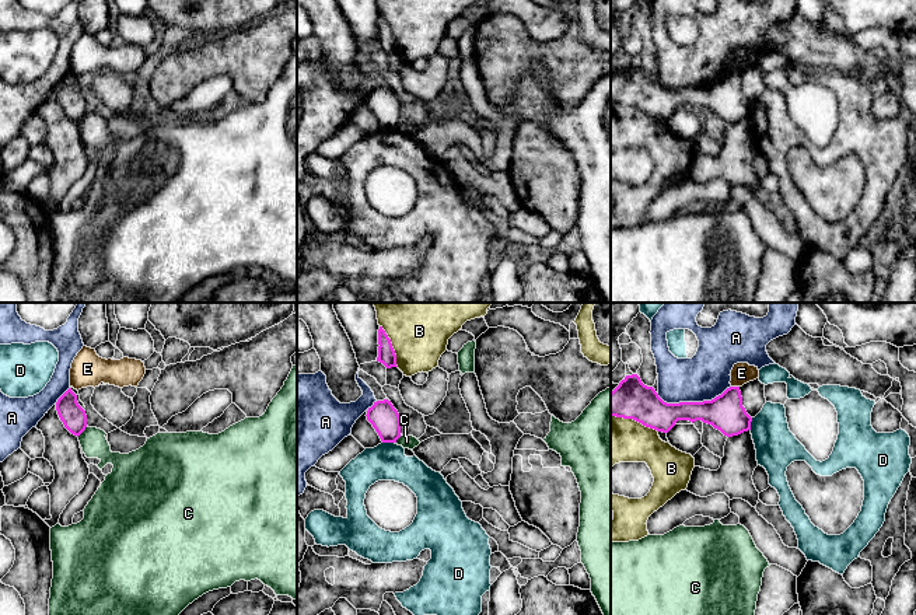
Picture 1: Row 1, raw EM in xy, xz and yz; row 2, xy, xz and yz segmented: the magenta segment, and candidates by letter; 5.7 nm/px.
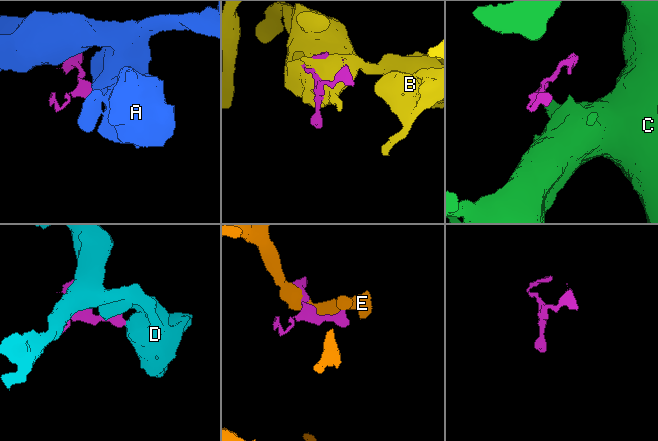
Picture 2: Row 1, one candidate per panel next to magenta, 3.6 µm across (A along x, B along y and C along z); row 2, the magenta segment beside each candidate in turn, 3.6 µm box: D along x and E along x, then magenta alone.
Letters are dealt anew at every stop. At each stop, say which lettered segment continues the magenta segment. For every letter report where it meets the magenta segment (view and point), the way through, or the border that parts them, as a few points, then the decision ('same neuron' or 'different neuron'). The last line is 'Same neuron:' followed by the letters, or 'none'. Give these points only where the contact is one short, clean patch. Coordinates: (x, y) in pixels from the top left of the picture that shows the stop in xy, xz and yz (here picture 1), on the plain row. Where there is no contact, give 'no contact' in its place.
A: contact yz (694, 88); different neuron
B: contact yz (635, 105); different neuron
C: contact xy (81, 118); border xy (87, 112), (77, 122); different neuron
D: contact xz (388, 128); different neuron
E: contact yz (736, 73); border yz (731, 72), (738, 73); different neuron
Same neuron: none

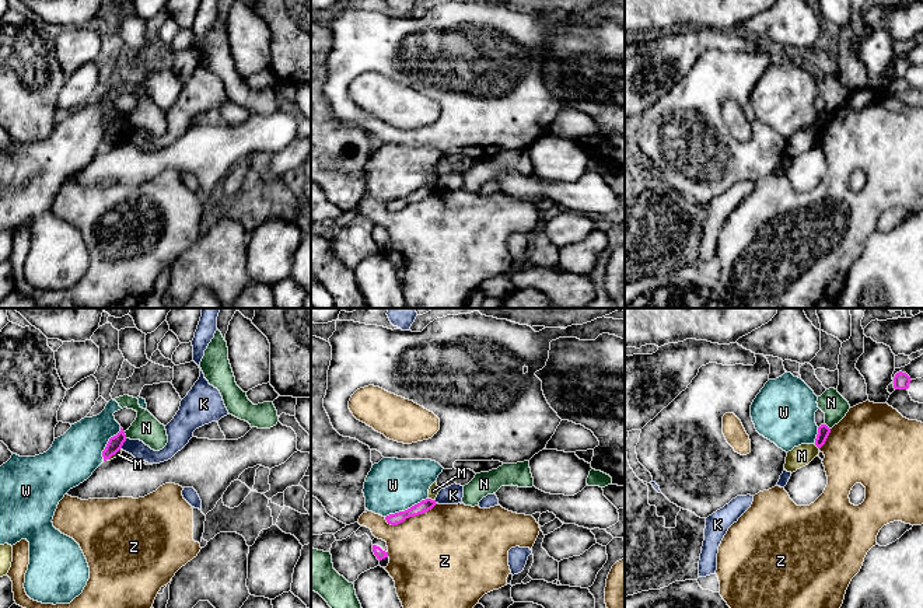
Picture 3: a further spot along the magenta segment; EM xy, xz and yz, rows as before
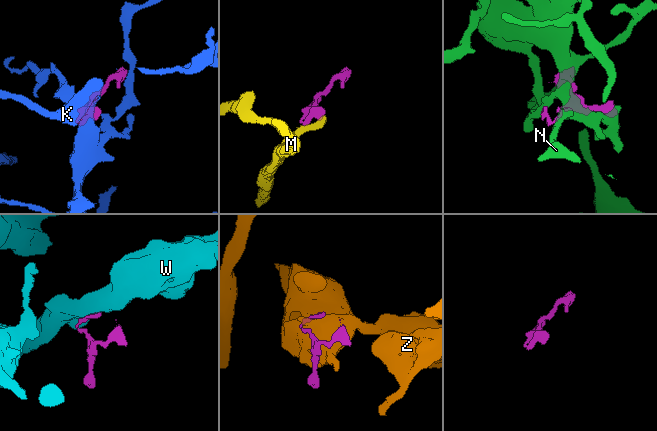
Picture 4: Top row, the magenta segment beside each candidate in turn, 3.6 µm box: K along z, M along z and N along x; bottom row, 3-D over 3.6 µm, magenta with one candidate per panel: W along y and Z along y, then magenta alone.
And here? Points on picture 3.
K: contact xy (123, 128); border xy (126, 125), (121, 133); different neuron
M: contact xz (430, 185); border xz (429, 184), (434, 187); different neuron
N: contact xy (125, 121); different neuron
W: contact xz (408, 195); border xz (427, 184), (385, 203); different neuron
Z: contact xz (411, 202); different neuron
Same neuron: none

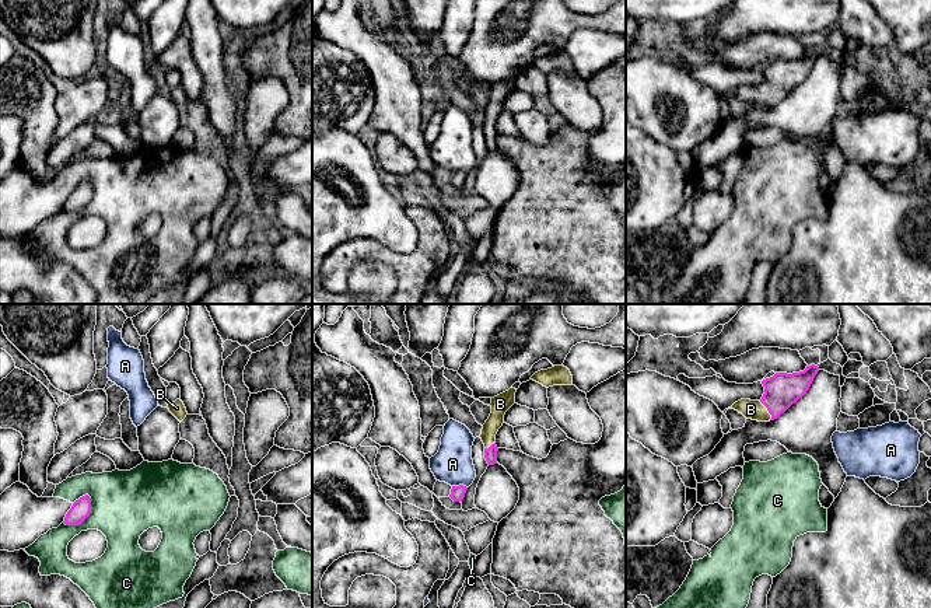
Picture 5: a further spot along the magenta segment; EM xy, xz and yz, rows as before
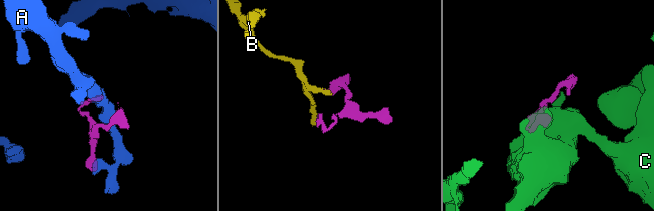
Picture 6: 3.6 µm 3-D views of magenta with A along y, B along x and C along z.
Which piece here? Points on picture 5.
A: contact xz (459, 171); border xz (452, 171), (464, 171), (466, 174); different neuron
B: contact yz (767, 95); way yz (781, 76), (767, 95), (751, 95); same neuron
C: contact xy (86, 203); different neuron
Same neuron: B

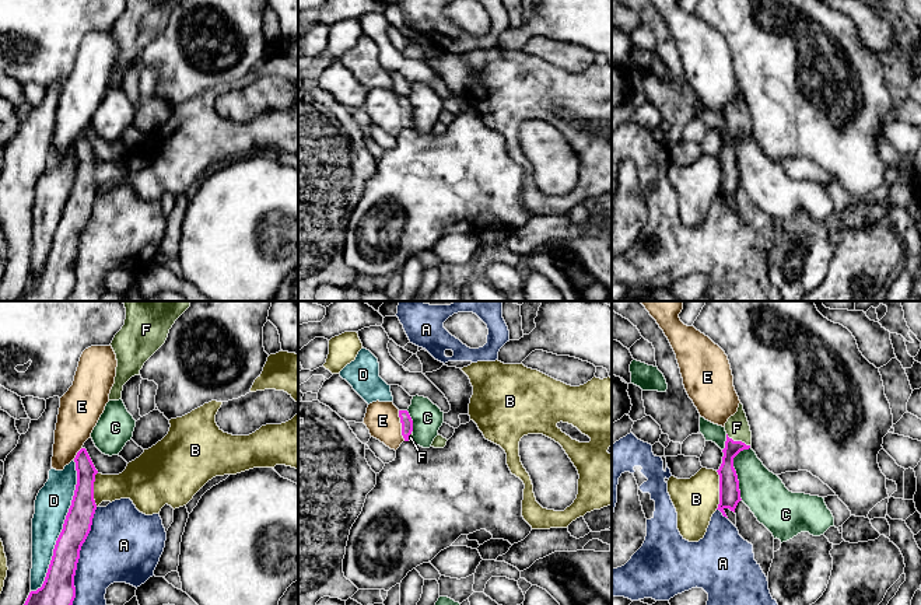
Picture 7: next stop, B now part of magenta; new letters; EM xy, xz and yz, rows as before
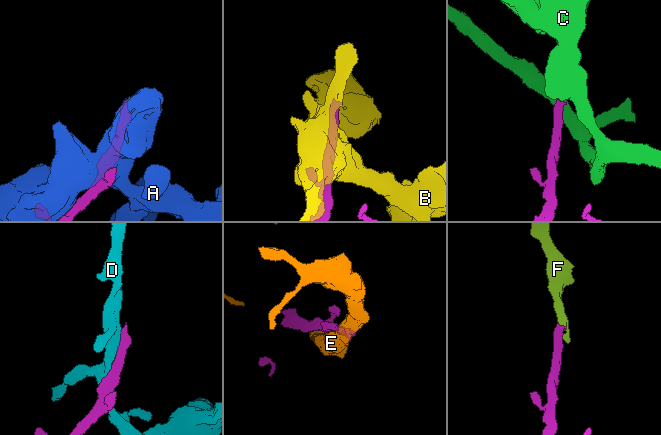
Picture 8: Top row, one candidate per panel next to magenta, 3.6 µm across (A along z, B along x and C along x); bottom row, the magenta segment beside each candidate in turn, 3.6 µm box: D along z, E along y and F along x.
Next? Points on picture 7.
A: contact xy (77, 247); different neuron
B: contact yz (720, 177); different neuron
C: contact yz (735, 157); border yz (750, 133), (734, 144), (734, 156), (742, 185); different neuron
D: contact xy (63, 214); different neuron
E: contact xz (402, 112); different neuron
F: contact yz (738, 128); way yz (728, 165), (728, 140), (738, 128), (736, 114); same neuron
Same neuron: F

